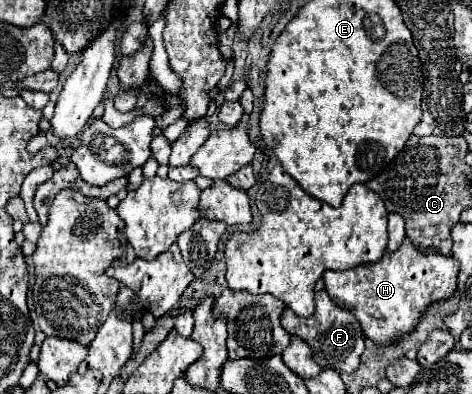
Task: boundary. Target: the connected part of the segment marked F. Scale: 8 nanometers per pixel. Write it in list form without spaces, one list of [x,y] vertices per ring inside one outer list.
[[[325,290],[315,292],[315,314],[307,318],[297,316],[291,308],[285,308],[281,314],[281,326],[291,334],[305,340],[313,350],[313,360],[321,368],[333,368],[337,372],[355,372],[361,362],[361,352],[365,350],[365,338],[361,332],[361,326],[357,324],[357,318],[353,312],[333,304],[329,294]]]

